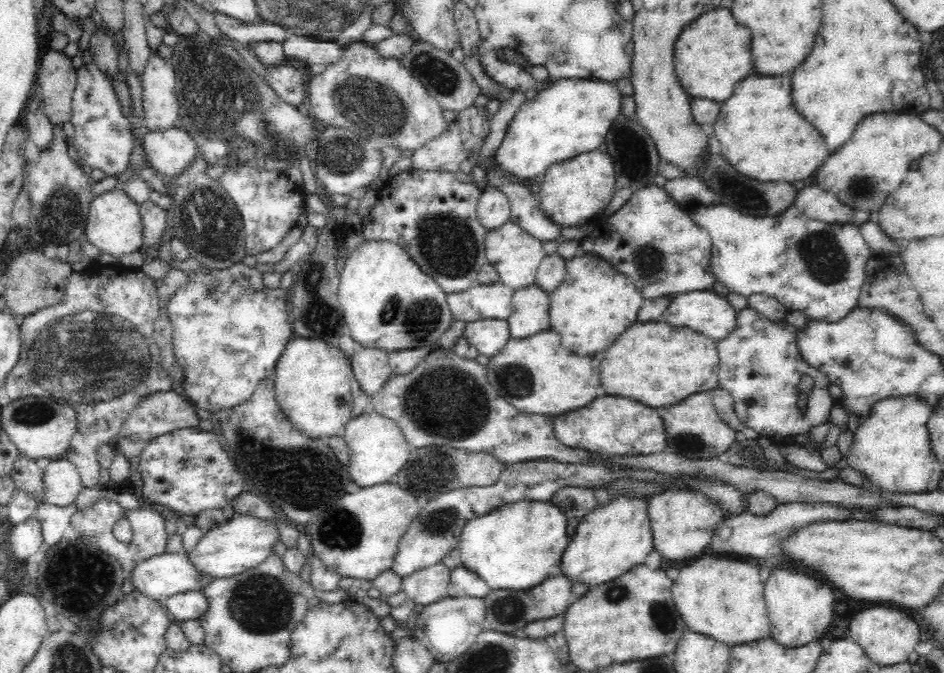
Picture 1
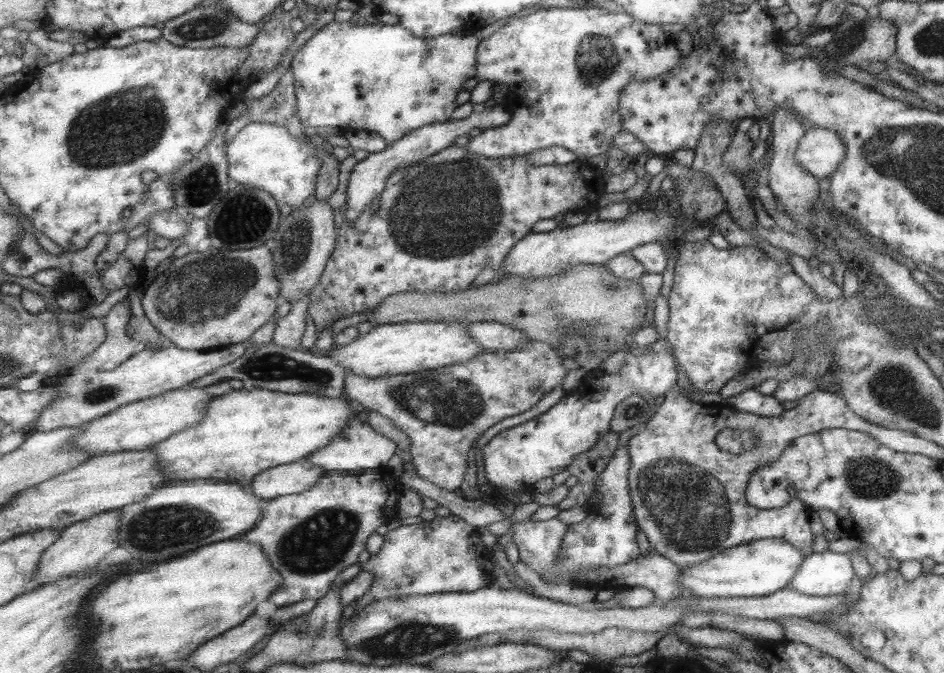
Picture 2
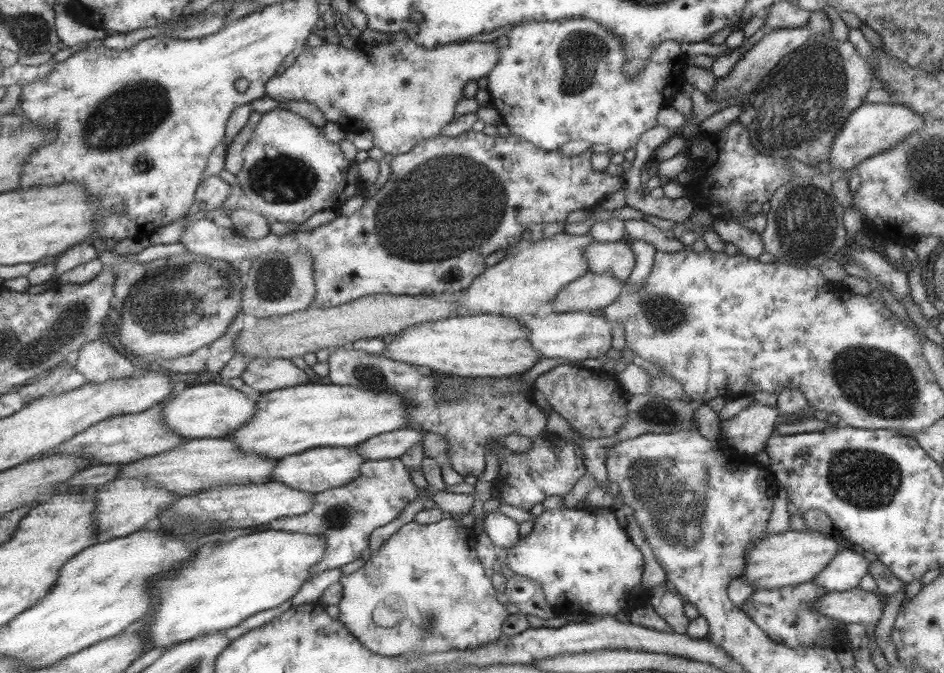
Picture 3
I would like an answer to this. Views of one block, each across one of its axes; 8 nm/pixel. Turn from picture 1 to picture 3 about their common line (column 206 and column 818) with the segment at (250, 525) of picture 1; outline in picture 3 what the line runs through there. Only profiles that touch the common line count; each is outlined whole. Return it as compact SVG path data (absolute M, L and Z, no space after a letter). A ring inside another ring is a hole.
M787 530L770 534L758 540L749 553L744 554L744 573L739 578L753 585L753 590L762 588L781 588L806 583L814 579L822 568L837 555L842 544L838 538L832 539L817 531L800 532Z

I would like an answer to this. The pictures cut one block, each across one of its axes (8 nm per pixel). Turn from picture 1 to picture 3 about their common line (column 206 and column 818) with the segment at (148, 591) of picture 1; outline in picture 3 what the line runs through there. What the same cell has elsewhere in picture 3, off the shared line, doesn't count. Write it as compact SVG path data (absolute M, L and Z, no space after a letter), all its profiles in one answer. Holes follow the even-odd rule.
M842 547L811 581L826 591L843 592L858 586L861 577L868 573L869 565L861 554Z

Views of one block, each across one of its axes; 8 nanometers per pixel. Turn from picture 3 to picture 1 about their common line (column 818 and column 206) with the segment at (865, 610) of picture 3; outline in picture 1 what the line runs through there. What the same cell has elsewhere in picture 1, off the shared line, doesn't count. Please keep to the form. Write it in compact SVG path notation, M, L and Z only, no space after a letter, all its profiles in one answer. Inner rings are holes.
M202 591L181 592L165 600L165 609L173 622L199 619L209 607Z

